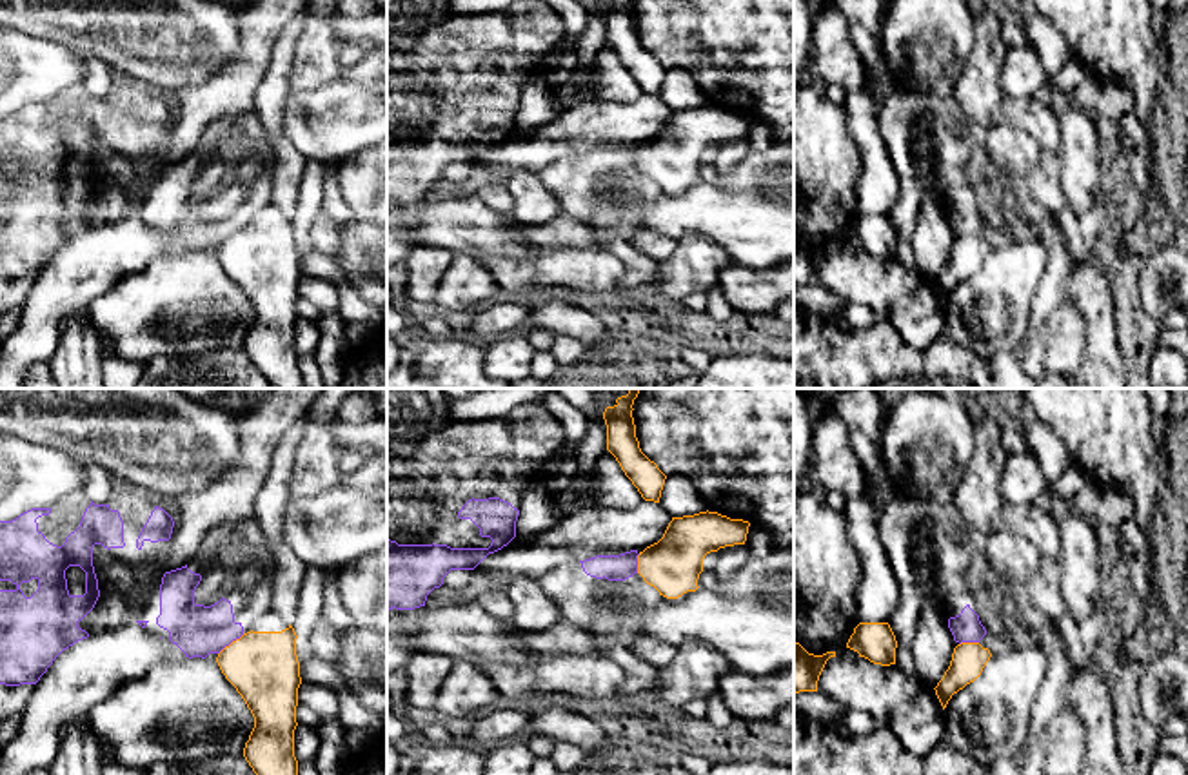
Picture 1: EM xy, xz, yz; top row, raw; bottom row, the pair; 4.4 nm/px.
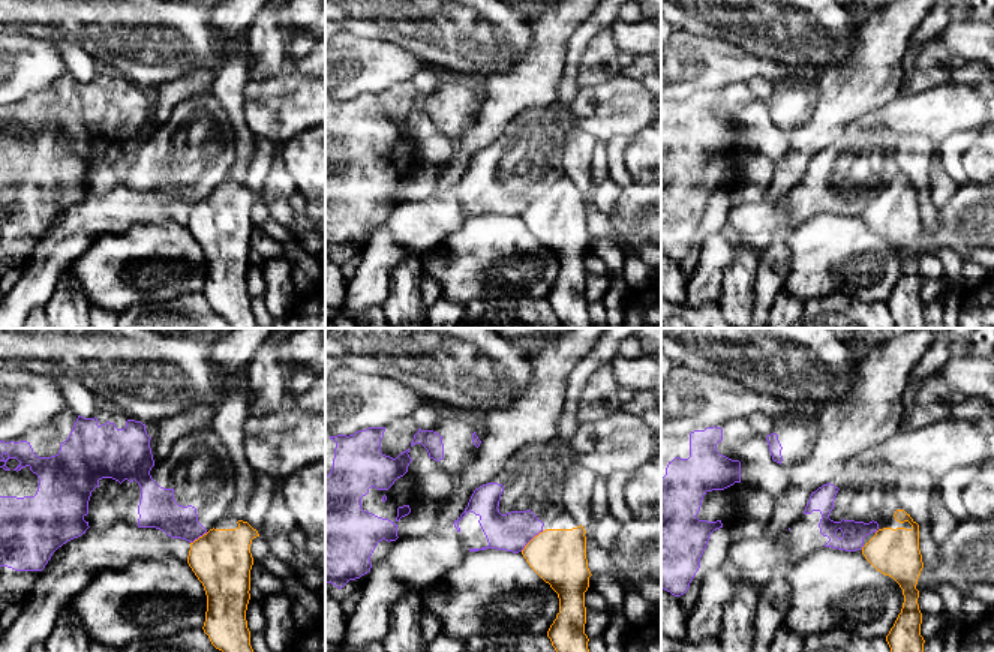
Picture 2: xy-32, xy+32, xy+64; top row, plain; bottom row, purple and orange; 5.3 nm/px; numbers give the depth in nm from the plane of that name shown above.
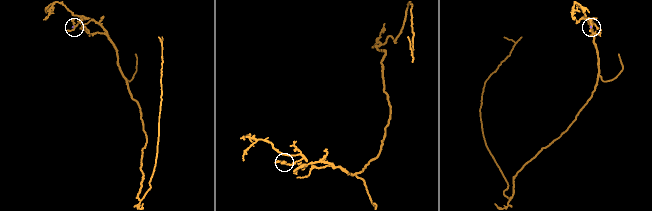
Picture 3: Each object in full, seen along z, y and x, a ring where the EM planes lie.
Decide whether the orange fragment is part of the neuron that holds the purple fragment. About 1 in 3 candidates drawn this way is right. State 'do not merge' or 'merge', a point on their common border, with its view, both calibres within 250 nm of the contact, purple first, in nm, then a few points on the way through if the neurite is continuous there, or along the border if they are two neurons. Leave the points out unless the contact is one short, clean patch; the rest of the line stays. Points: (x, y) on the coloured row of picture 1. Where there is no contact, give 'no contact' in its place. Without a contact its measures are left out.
do not merge | xy (231, 641) | 220/320 nm | along xy (244, 634), (218, 654)

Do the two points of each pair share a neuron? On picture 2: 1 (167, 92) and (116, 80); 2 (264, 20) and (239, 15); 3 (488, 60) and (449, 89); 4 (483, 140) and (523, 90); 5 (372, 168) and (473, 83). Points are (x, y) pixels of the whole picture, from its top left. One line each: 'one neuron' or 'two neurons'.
1: two neurons
2: two neurons
3: two neurons
4: one neuron
5: one neuron

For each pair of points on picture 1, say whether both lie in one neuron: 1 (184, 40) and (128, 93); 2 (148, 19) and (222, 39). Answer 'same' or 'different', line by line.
1: different
2: same

